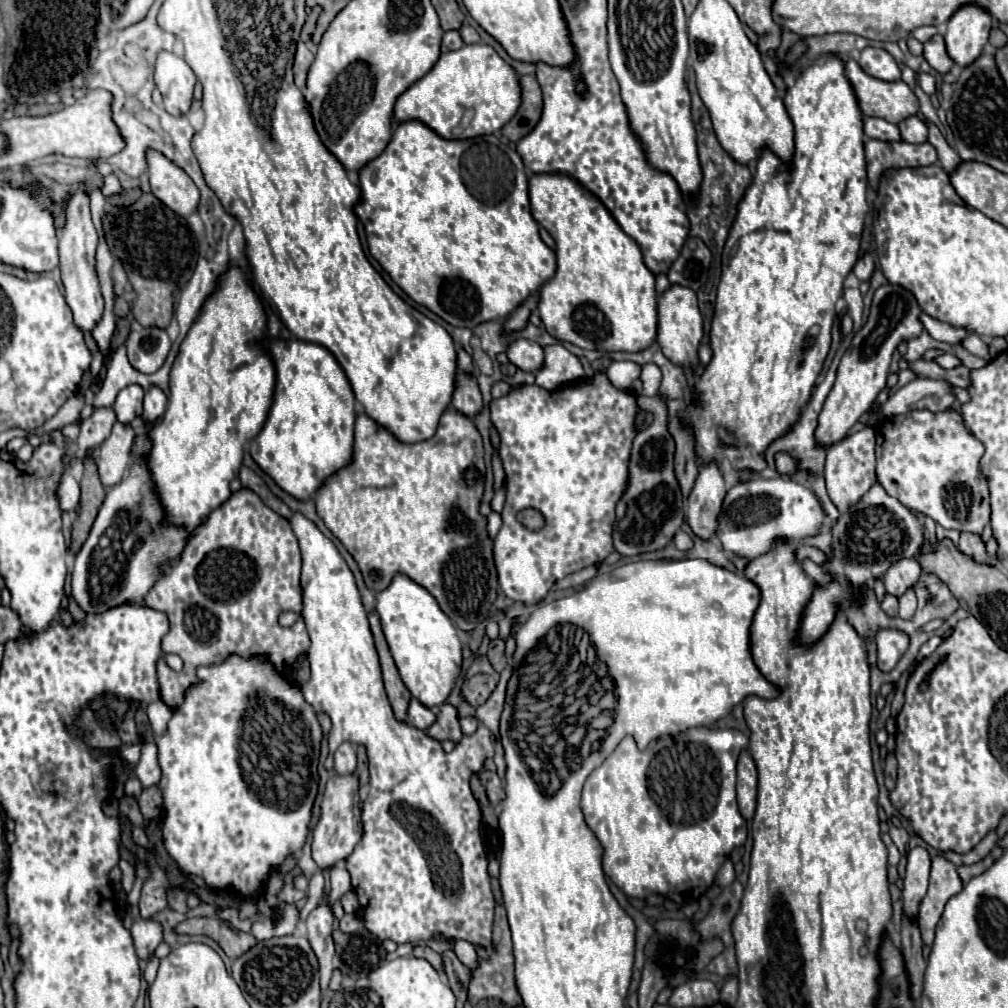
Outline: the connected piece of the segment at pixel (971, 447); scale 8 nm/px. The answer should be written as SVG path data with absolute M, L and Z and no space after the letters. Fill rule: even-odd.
M912 410L906 416L894 416L886 420L890 428L878 428L876 440L876 476L884 490L898 498L906 508L934 518L944 528L956 528L960 532L982 534L990 522L990 494L986 478L980 474L980 456L984 454L982 442L978 442L962 422L958 410L946 412L920 412ZM958 486L966 486L972 494L970 512L966 518L956 518L948 512L948 494Z

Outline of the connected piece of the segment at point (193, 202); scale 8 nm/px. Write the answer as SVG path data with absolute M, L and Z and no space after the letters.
M146 150L148 178L152 194L162 200L170 210L180 216L188 216L198 208L198 188L192 178L174 162L170 162L164 154L156 150Z

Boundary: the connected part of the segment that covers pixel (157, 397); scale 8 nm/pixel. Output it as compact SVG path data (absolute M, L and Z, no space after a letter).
M152 386L150 390L146 390L142 418L148 422L148 426L150 426L150 422L154 422L154 418L164 414L166 402L168 402L168 398L166 398L166 394L162 390L158 390L158 386Z

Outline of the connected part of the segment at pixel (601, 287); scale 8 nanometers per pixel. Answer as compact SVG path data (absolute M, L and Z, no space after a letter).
M534 174L528 180L530 208L538 224L542 224L556 242L556 274L542 284L538 312L550 336L572 342L584 350L604 352L638 352L648 348L656 338L656 290L654 274L644 266L638 244L620 228L608 208L568 174Z

